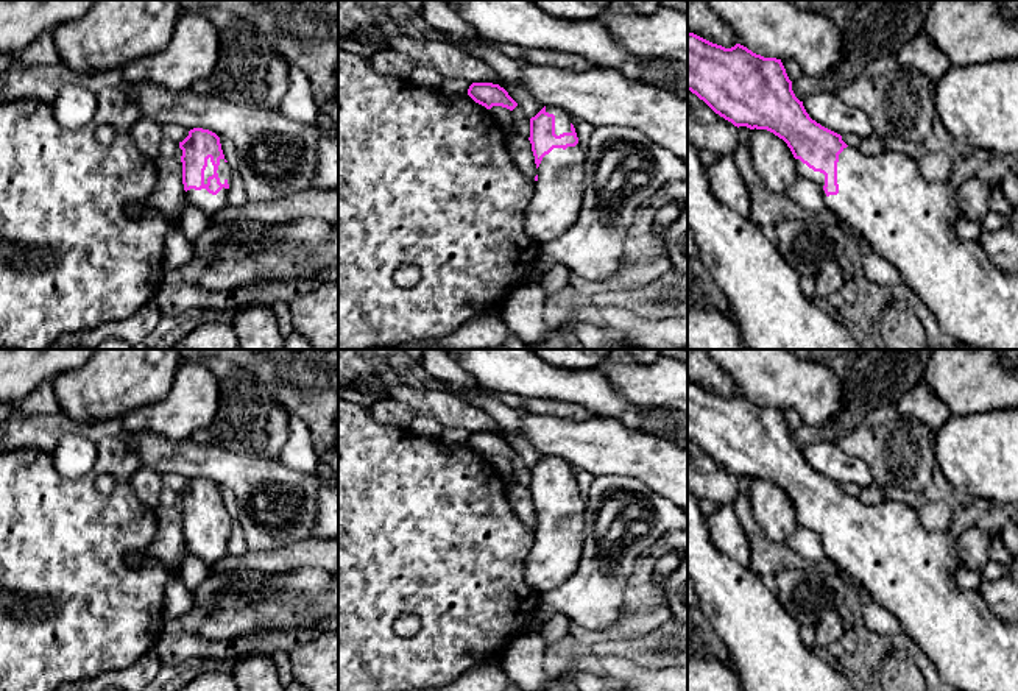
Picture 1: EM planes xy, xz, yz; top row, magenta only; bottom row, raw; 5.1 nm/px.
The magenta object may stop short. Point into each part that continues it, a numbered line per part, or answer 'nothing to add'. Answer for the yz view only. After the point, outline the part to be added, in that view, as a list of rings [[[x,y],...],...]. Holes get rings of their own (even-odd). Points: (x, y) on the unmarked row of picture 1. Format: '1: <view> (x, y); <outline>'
1: yz (909, 571); [[[847,496],[837,512],[839,543],[828,546],[823,540],[825,524],[814,521],[800,509],[795,509],[795,513],[798,526],[812,529],[822,538],[825,557],[898,619],[903,636],[926,654],[943,682],[959,691],[1018,691],[1018,622],[998,619],[979,591],[957,585],[956,571],[960,560],[951,535],[928,532],[921,526],[918,510],[903,502],[887,499],[878,505],[865,505]]]

